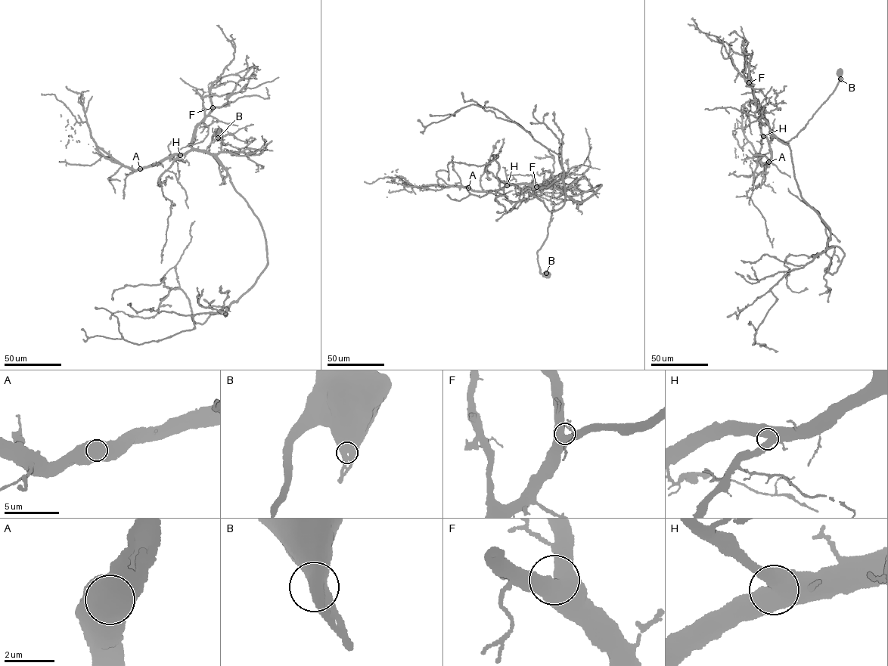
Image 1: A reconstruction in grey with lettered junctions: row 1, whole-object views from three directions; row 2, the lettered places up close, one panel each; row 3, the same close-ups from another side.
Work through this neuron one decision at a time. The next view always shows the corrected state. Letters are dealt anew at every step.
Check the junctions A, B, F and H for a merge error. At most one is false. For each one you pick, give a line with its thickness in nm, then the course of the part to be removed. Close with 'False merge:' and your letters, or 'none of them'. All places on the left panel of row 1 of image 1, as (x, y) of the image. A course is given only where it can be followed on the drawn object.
False merge: none of them

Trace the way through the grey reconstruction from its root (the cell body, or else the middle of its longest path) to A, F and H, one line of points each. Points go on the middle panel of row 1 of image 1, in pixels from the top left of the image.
A: (547, 274), (540, 273), (537, 252), (548, 234), (554, 187), (544, 189), (513, 184), (484, 191), (468, 187)
F: (547, 274), (540, 273), (537, 252), (548, 234), (554, 187), (517, 186), (520, 190), (536, 187)
H: (547, 274), (540, 273), (537, 252), (548, 234), (554, 187), (507, 185)

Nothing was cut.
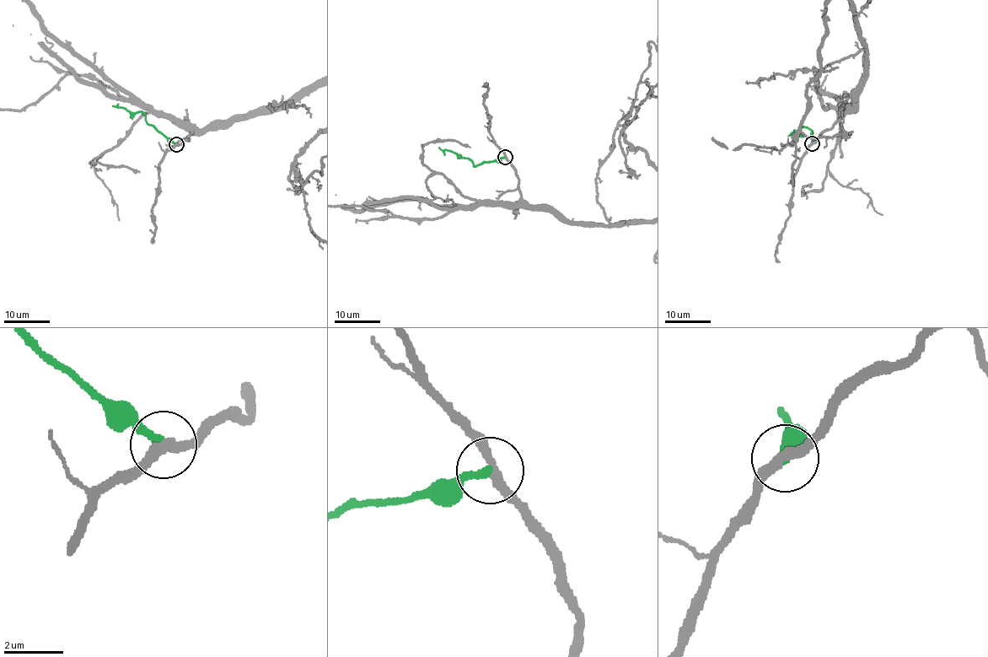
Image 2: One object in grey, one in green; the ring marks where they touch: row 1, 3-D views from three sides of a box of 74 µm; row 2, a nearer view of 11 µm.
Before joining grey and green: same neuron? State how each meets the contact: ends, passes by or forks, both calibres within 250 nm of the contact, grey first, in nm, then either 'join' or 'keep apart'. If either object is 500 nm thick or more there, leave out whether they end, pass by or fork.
grey passes by; green ends; calibres 320 and 280 nm; keep apart

